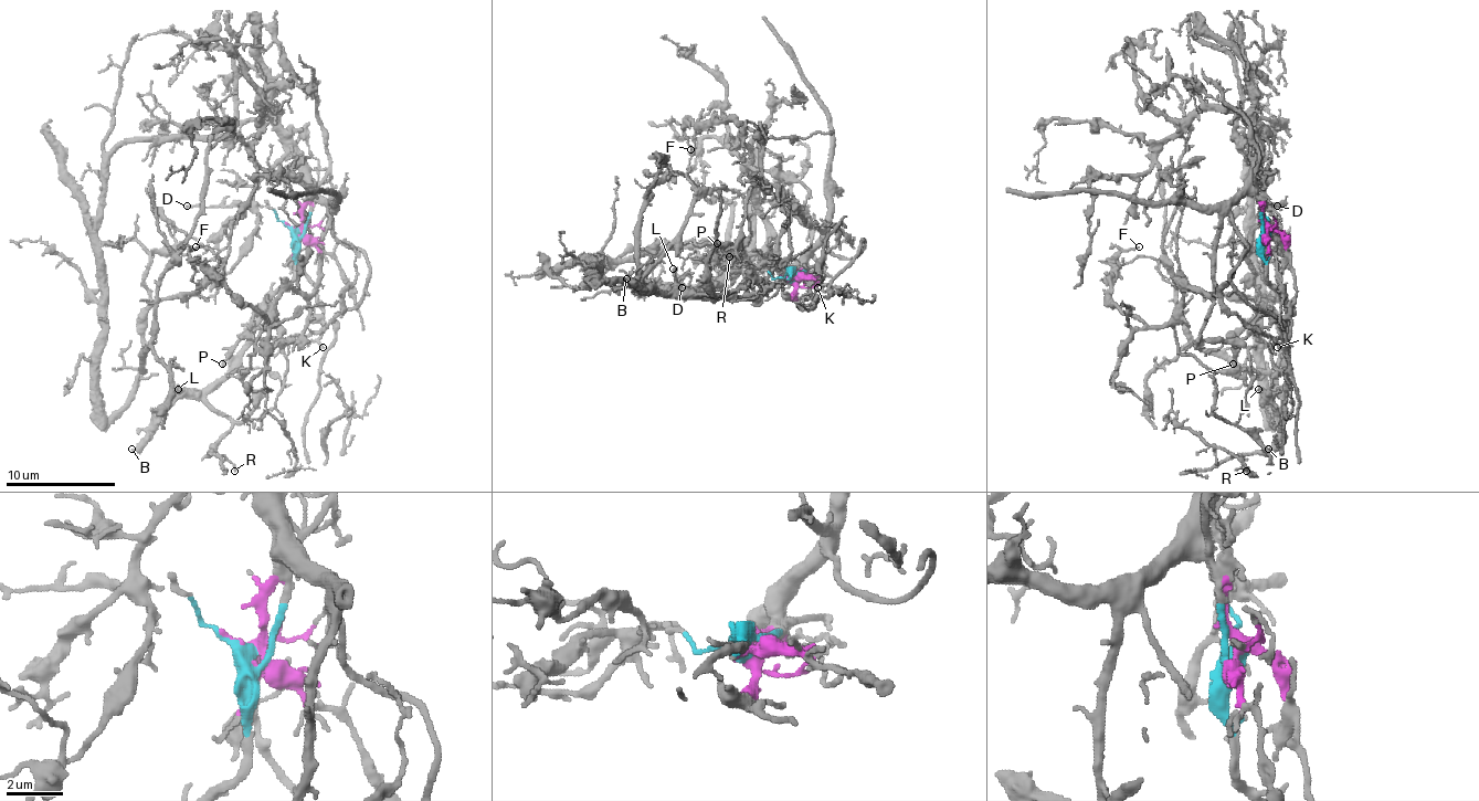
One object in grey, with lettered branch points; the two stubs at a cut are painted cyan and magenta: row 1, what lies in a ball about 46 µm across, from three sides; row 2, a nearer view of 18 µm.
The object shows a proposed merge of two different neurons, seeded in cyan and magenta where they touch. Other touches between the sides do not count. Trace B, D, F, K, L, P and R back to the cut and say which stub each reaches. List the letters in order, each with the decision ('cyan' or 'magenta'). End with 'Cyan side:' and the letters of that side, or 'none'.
B: cyan
D: magenta
F: magenta
K: magenta
L: cyan
P: cyan
R: cyan
Cyan side: B, L, P, R

